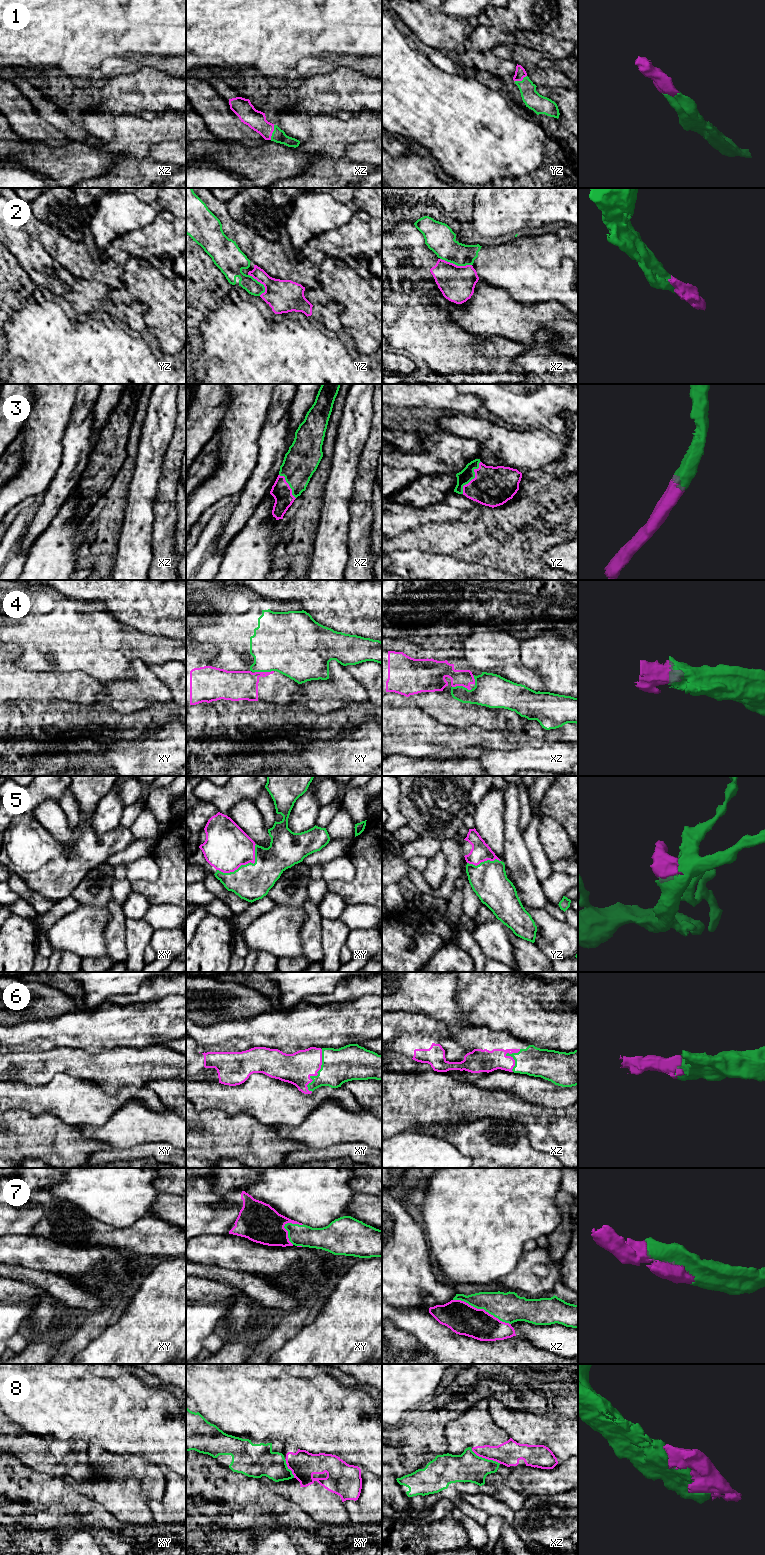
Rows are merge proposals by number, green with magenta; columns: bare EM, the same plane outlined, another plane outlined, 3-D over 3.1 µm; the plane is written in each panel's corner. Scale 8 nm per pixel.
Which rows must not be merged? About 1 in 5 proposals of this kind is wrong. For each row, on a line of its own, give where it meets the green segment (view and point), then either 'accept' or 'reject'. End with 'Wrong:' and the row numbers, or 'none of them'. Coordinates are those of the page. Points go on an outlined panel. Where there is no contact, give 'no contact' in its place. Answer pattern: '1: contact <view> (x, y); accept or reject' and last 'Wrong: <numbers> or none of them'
1: contact xz (273, 132); accept
2: contact xz (456, 264); reject
3: contact yz (473, 478); accept
4: contact xz (462, 686); reject
5: contact xy (244, 865); accept
6: contact xy (317, 1072); accept
7: contact xz (482, 1308); accept
8: contact xz (486, 1459); reject
Wrong: 2, 4, 8

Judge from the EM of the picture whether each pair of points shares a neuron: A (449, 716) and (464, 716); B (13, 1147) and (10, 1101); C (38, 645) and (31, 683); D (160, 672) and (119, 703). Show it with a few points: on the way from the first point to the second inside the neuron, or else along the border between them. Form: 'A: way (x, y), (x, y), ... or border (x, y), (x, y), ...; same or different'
A: way (453, 716), (460, 716); same
B: border (10, 1109), (23, 1109), (34, 1115); different
C: border (18, 666), (24, 669), (53, 671); different
D: border (147, 666), (171, 693); different

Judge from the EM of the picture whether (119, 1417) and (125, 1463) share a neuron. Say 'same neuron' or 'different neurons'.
different neurons

